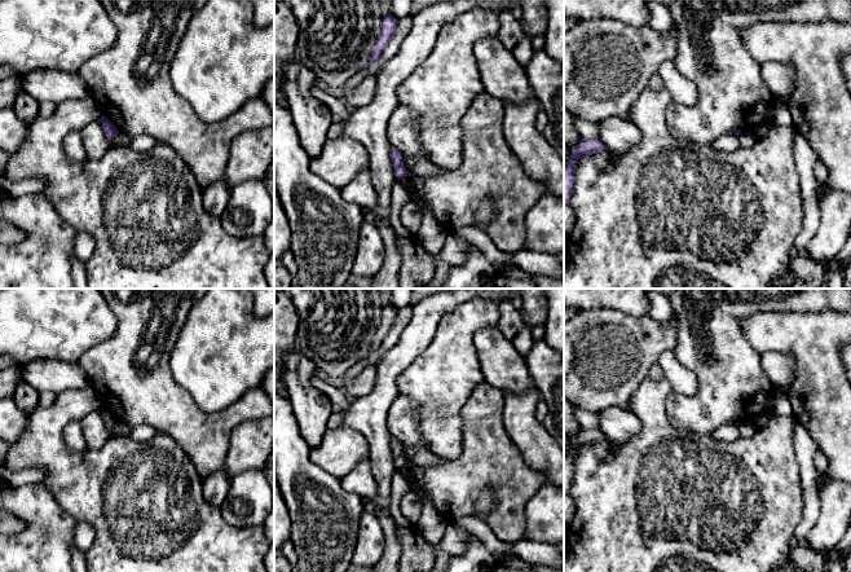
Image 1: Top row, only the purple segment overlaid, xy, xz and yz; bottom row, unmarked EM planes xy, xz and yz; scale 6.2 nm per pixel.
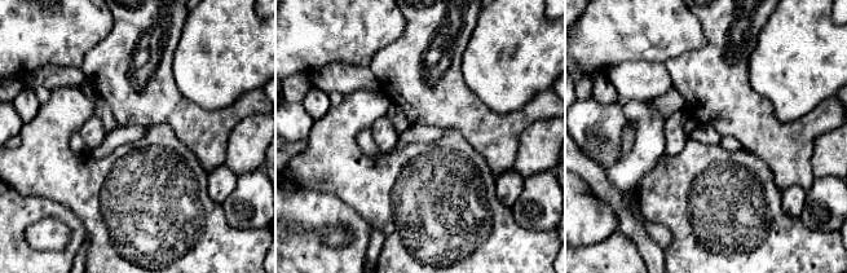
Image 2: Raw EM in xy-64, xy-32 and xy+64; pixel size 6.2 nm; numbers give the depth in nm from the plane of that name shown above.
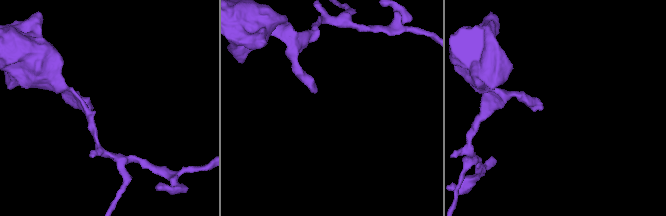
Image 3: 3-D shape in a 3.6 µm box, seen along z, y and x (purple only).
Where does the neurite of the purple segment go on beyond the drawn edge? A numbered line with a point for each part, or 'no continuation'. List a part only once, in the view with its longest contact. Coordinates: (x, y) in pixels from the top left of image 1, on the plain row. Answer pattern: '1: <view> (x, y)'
no continuation

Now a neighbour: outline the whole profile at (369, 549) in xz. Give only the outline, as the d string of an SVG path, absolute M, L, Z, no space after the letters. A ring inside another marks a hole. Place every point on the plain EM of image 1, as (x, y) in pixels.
M365 511L358 522L358 537L353 560L358 567L374 568L383 558L384 533L375 514Z

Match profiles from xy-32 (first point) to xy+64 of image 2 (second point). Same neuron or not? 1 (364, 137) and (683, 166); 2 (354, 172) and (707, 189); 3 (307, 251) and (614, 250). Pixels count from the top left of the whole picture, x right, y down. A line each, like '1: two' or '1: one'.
1: two
2: one
3: one

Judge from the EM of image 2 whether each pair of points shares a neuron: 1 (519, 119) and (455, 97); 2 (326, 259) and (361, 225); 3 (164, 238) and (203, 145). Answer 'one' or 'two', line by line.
1: one
2: one
3: two

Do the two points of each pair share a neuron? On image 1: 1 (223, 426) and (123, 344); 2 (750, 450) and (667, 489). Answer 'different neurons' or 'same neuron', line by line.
1: same neuron
2: same neuron

